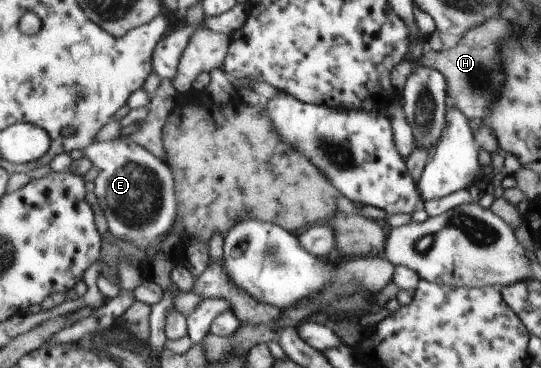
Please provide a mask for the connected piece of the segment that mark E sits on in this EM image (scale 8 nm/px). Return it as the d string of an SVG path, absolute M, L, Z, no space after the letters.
M95 141L82 150L83 156L87 156L89 164L100 168L97 178L91 183L90 190L95 192L95 198L101 203L105 211L111 234L131 241L140 247L150 247L163 235L167 235L173 229L178 213L178 202L175 200L175 180L173 172L165 164L162 158L157 158L144 146L137 142L123 141Z

